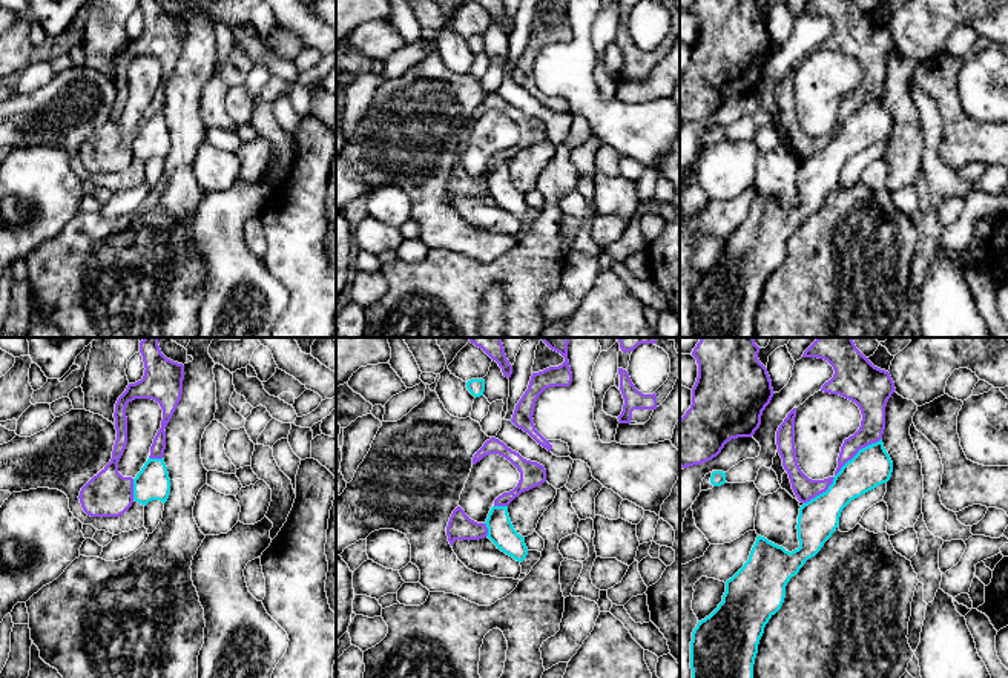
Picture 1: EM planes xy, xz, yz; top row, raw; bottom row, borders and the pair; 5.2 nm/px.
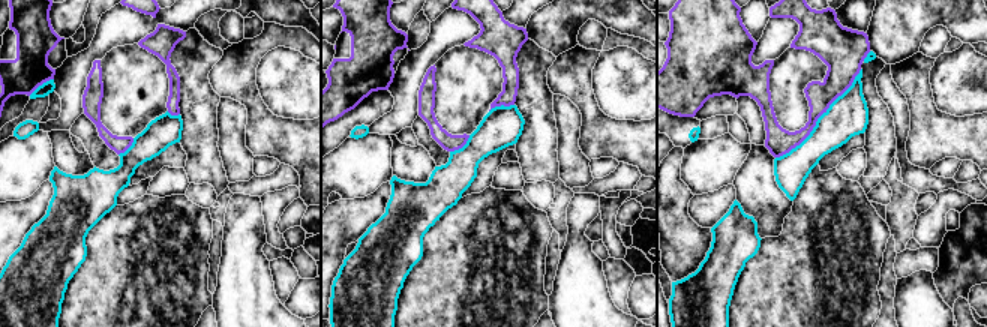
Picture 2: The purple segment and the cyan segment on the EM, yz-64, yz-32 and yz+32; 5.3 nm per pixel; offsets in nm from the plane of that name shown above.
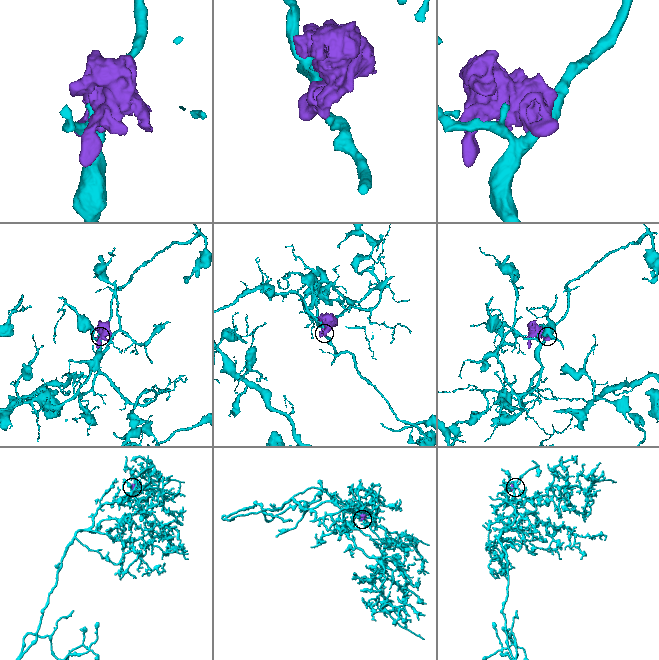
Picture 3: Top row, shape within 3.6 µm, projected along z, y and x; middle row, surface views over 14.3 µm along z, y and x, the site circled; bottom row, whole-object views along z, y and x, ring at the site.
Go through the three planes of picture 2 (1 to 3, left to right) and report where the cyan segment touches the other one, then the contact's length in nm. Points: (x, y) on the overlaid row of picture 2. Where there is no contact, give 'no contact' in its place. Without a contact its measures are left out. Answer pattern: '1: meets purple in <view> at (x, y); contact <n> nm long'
1: meets purple in yz-64 at (41, 84); contact 160 nm long
2: meets purple in yz-32 at (501, 104); contact 140 nm long
3: meets purple in yz+32 at (818, 117); contact 650 nm long

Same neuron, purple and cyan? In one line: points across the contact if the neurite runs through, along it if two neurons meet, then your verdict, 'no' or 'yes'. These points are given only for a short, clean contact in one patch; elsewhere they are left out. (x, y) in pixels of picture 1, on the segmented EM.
no

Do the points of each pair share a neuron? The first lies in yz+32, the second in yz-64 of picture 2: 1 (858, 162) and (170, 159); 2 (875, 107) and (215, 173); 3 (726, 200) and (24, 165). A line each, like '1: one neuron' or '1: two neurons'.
1: two neurons
2: one neuron
3: two neurons

